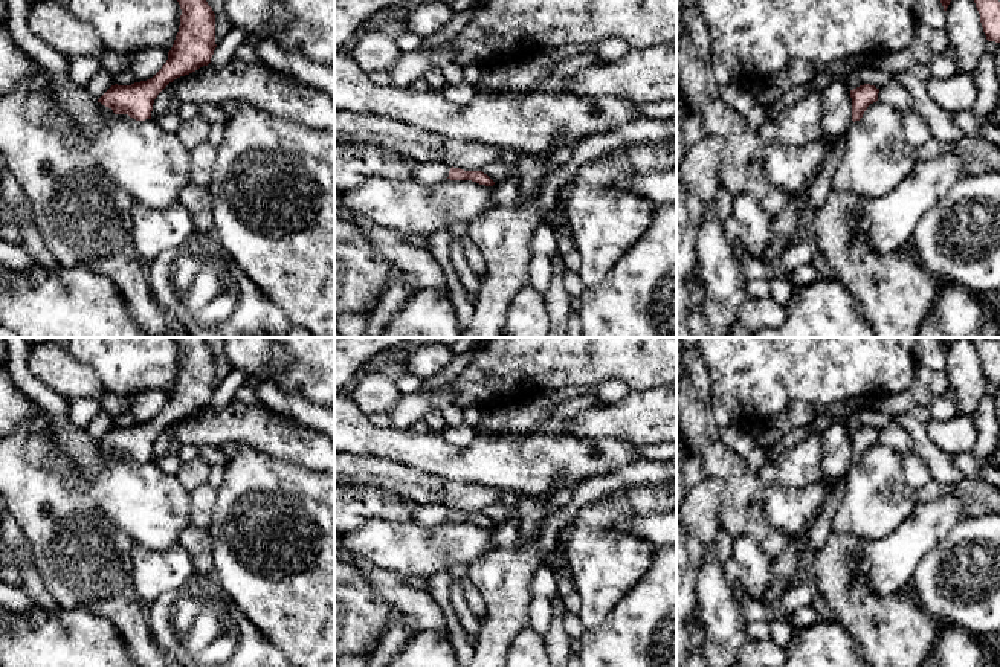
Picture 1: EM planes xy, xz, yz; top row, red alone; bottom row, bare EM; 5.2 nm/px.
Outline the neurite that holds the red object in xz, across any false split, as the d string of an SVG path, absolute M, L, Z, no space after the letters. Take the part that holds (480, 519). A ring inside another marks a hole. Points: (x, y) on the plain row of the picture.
M453 508L450 510L447 520L450 520L450 522L472 522L472 524L476 524L476 525L485 527L485 528L495 527L495 524L482 513L464 513L461 510L453 510Z

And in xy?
M176 337L182 357L174 386L162 411L150 421L131 427L111 427L99 441L115 456L136 462L151 461L157 437L174 421L211 404L215 386L215 356L206 337Z

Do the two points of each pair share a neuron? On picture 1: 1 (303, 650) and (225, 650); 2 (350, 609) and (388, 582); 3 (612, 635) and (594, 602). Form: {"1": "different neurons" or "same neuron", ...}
{"1": "different neurons", "2": "different neurons", "3": "different neurons"}

